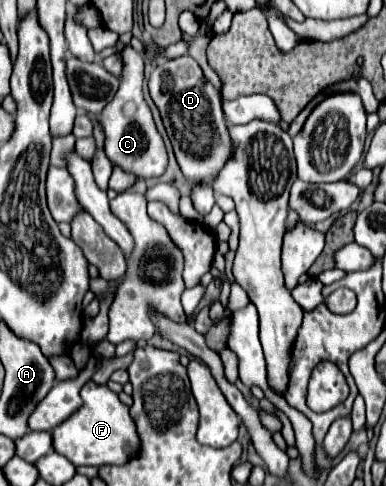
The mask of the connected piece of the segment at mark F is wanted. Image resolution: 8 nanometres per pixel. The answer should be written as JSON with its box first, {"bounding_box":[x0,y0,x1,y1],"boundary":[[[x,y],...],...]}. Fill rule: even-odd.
{"bounding_box":[53,380,141,466],"boundary":[[[89,380],[81,388],[83,406],[73,418],[53,428],[53,448],[63,454],[75,466],[105,466],[105,464],[125,464],[135,452],[141,450],[141,438],[137,434],[137,426],[129,414],[129,406],[125,406],[119,396],[103,384],[95,384]]]}

